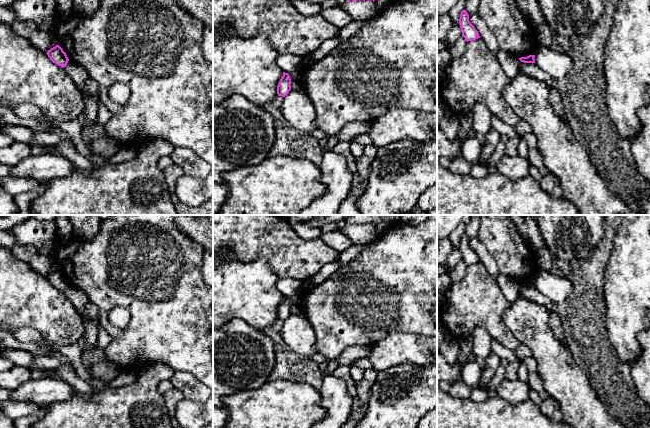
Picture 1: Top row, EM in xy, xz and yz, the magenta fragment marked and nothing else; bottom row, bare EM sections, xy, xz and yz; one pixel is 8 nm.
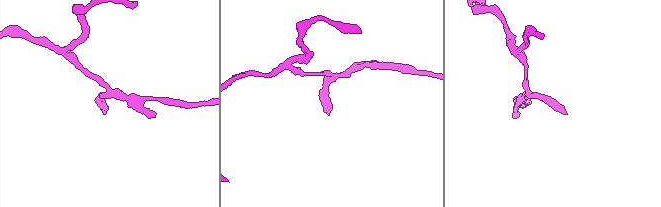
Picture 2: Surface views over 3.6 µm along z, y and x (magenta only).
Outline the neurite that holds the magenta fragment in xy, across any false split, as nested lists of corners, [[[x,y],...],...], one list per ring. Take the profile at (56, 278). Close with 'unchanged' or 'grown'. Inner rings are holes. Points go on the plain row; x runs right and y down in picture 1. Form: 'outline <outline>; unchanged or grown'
outline [[[56,269],[55,271],[48,274],[46,278],[53,287],[63,292],[67,289],[69,285],[66,277],[59,269]]]; unchanged

